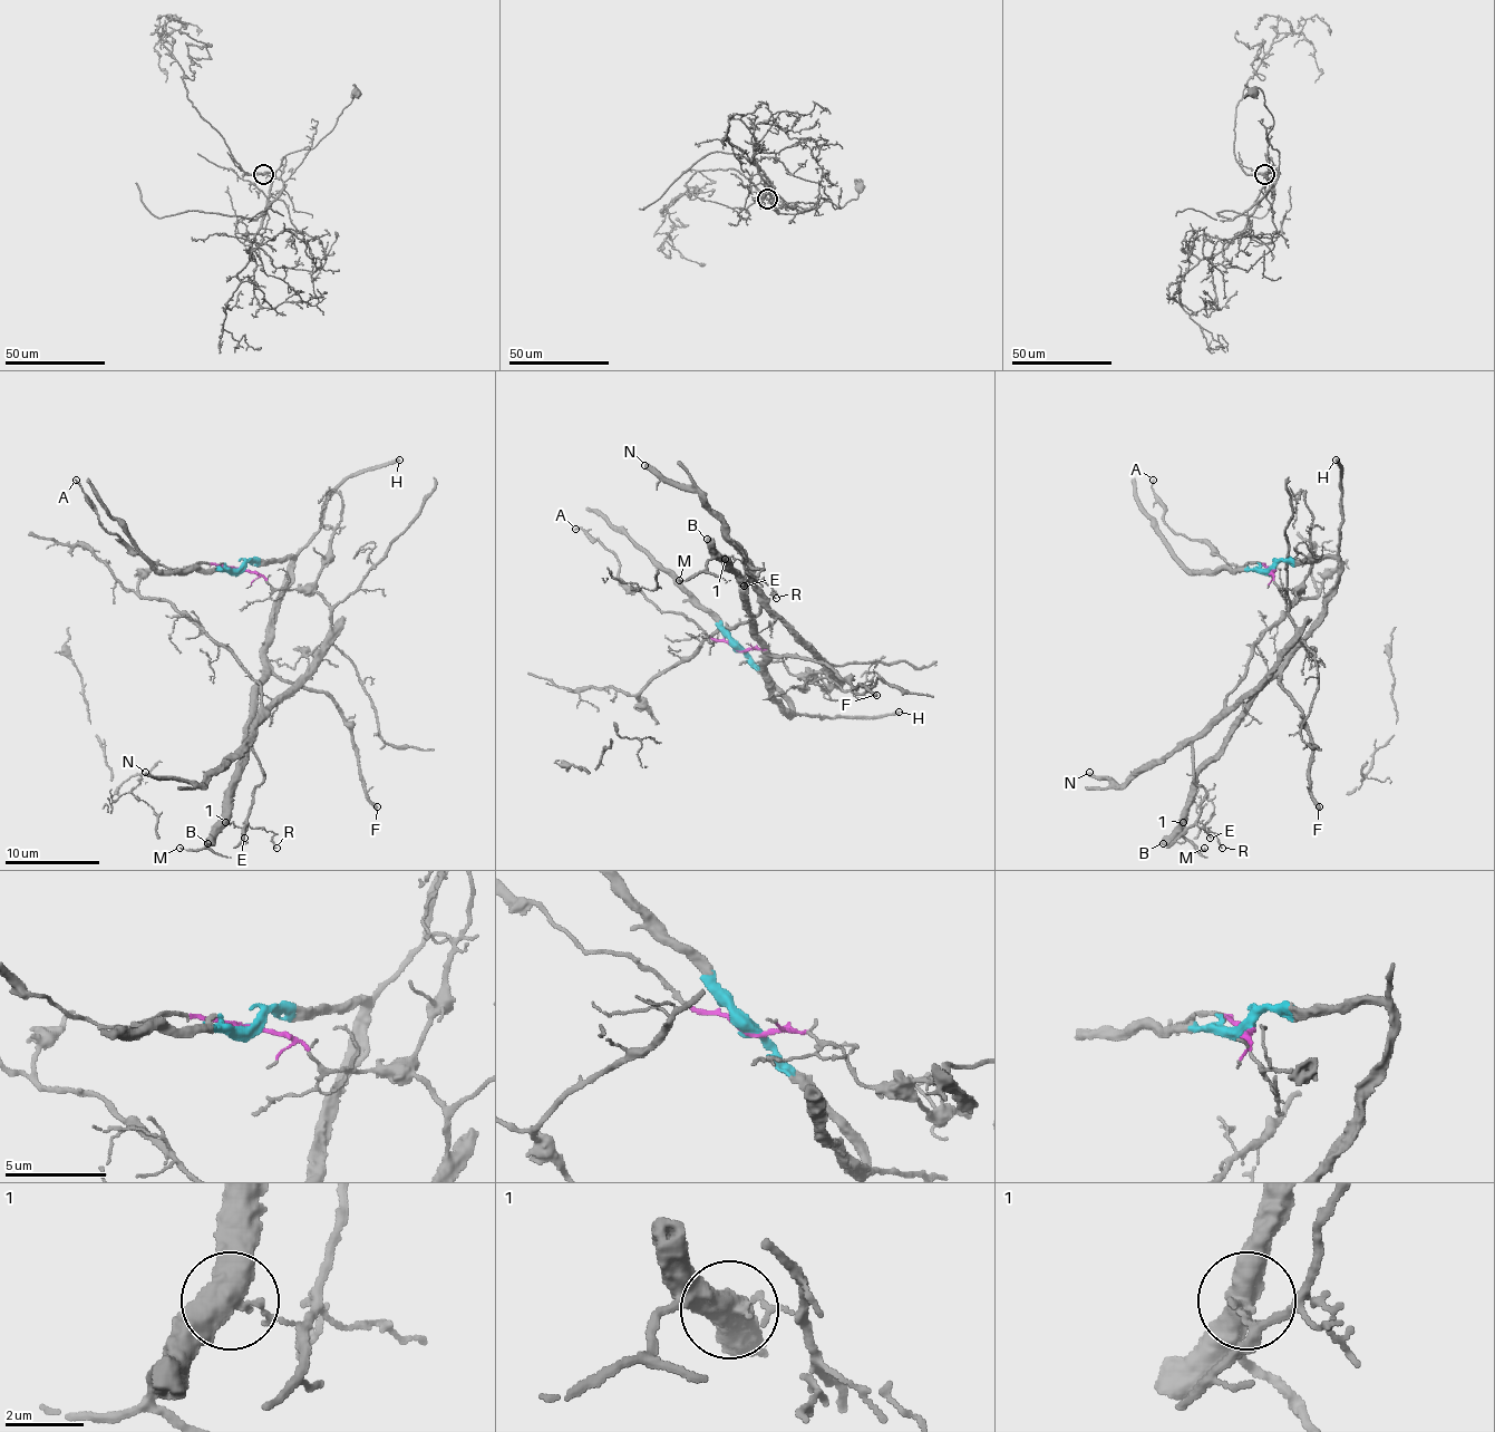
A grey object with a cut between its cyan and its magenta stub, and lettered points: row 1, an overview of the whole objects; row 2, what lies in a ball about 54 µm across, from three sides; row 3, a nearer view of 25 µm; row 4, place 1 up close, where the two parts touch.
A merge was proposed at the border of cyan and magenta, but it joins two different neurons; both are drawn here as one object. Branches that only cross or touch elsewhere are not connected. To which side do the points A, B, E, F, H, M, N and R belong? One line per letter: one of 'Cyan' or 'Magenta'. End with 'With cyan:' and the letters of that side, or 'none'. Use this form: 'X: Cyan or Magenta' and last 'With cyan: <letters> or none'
A: Magenta
B: Cyan
E: Magenta
F: Cyan
H: Cyan
M: Cyan
N: Magenta
R: Magenta
With cyan: B, F, H, M

